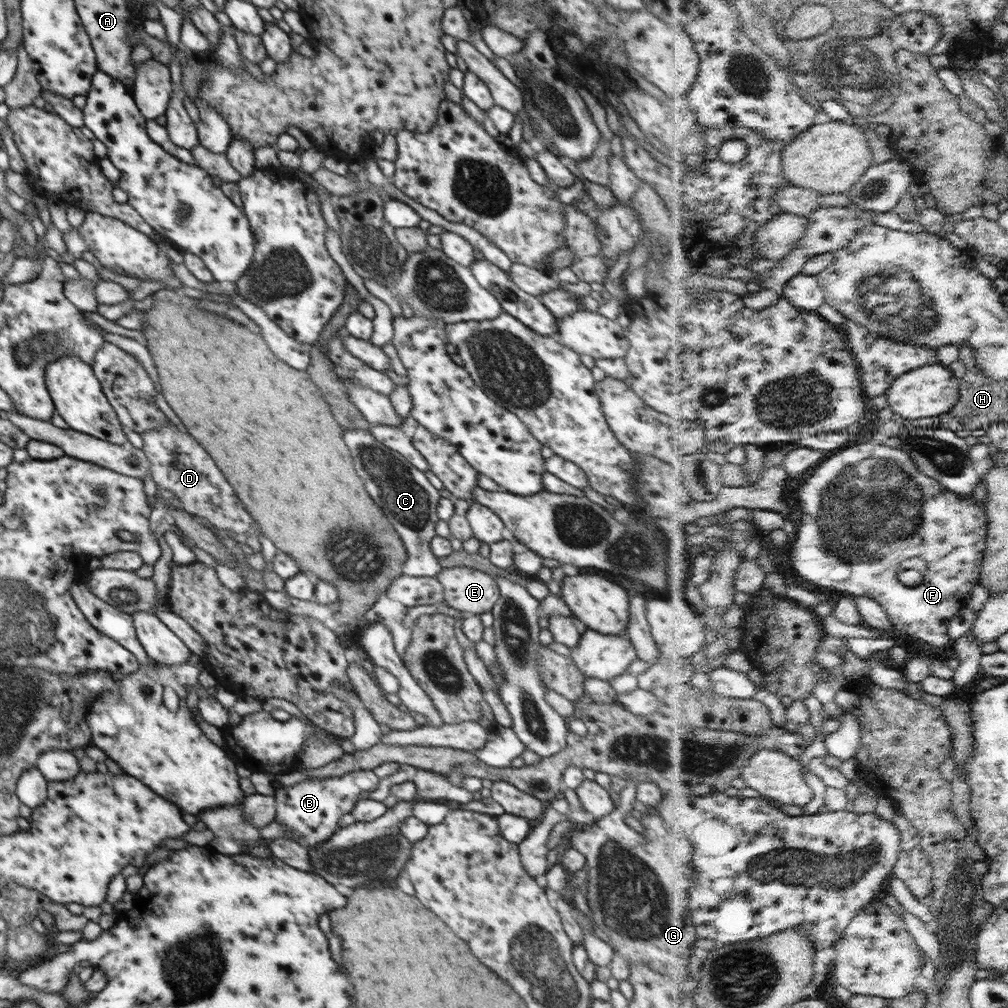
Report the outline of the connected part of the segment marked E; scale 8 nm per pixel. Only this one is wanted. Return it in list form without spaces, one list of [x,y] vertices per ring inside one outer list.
[[[445,568],[436,576],[443,586],[444,604],[466,615],[491,612],[500,597],[495,577],[468,568]]]

